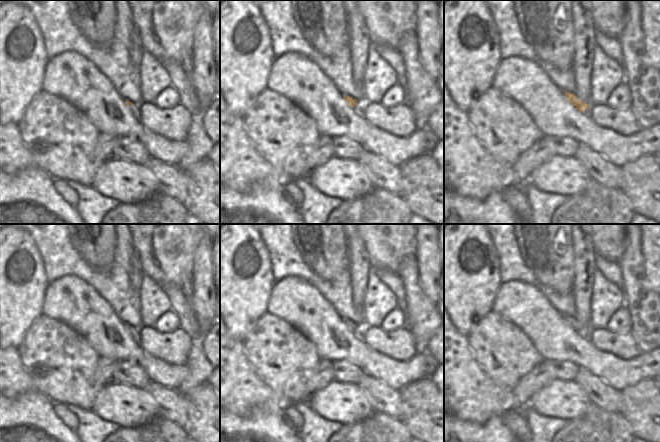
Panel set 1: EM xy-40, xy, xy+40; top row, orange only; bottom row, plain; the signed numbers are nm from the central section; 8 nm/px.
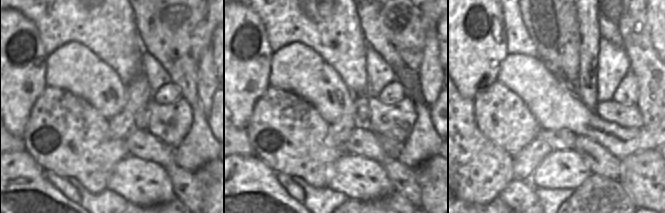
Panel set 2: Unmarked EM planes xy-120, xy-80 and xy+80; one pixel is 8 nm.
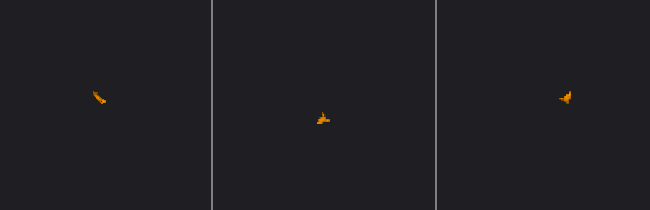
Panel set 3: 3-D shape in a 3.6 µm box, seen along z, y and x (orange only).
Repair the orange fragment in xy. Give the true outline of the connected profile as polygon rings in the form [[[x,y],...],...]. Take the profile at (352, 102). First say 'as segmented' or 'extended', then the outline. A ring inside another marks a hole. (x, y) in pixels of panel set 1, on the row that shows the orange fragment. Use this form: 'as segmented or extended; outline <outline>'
extended; outline [[[344,96],[344,99],[347,104],[354,109],[356,114],[363,116],[363,105],[365,103],[365,99],[356,100],[350,96]]]

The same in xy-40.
extended; outline [[[126,100],[127,105],[129,106],[129,109],[131,111],[131,113],[133,114],[133,116],[135,118],[137,118],[138,120],[141,120],[141,115],[139,113],[139,104],[136,103],[132,103],[128,100]]]

